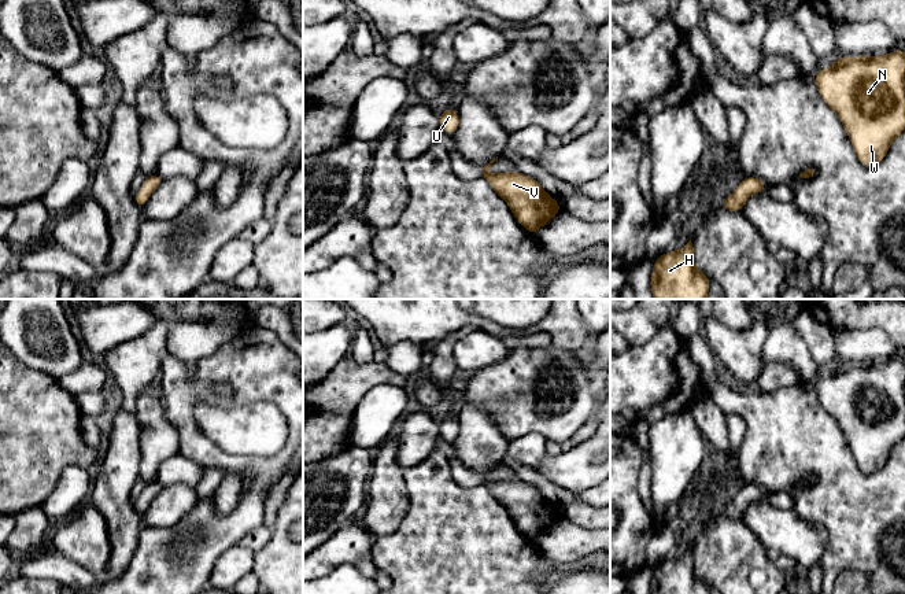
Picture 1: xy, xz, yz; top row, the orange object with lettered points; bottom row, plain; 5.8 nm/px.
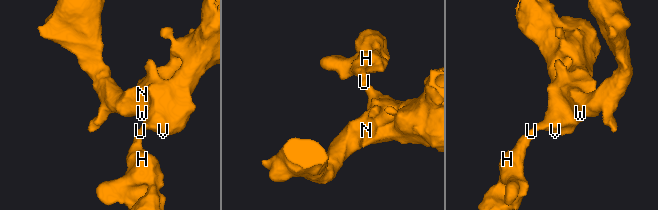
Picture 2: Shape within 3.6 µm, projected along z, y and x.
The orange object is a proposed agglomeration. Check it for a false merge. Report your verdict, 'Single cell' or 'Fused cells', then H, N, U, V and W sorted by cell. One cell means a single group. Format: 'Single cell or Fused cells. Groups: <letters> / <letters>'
Single cell. Groups: H N U V W

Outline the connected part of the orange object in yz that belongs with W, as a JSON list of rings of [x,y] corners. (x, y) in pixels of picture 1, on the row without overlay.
[[[901,355],[880,364],[838,364],[828,376],[816,377],[813,384],[821,406],[841,425],[857,466],[865,475],[880,471],[893,447],[905,439],[905,358]]]

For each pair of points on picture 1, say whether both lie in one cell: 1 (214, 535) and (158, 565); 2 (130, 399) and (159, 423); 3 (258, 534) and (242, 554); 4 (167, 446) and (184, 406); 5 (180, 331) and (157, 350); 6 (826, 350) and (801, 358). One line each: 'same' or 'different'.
1: same
2: different
3: different
4: different
5: different
6: different

